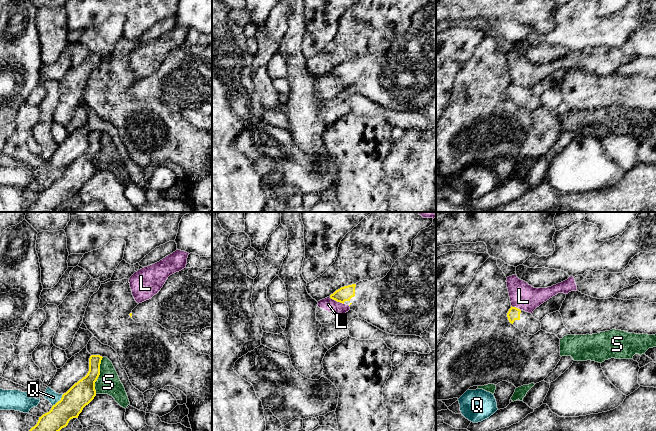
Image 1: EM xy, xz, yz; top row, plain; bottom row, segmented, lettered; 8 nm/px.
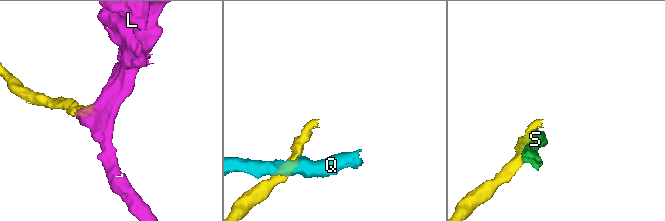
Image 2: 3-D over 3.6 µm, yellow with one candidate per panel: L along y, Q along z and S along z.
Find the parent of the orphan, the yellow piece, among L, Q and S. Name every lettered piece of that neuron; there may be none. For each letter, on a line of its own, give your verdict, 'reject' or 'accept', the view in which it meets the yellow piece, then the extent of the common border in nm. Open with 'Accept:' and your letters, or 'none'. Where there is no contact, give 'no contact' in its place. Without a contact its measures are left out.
Accept: none
L: reject | xz | 130 nm
Q: reject | xy | 140 nm
S: reject | xy | 300 nm

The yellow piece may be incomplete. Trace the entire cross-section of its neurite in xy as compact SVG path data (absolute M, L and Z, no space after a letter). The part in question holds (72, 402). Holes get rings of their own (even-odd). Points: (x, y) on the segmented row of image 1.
M91 355L89 371L85 377L75 383L51 410L41 417L29 431L60 431L73 418L78 418L83 408L96 396L95 382L100 375L100 355Z

